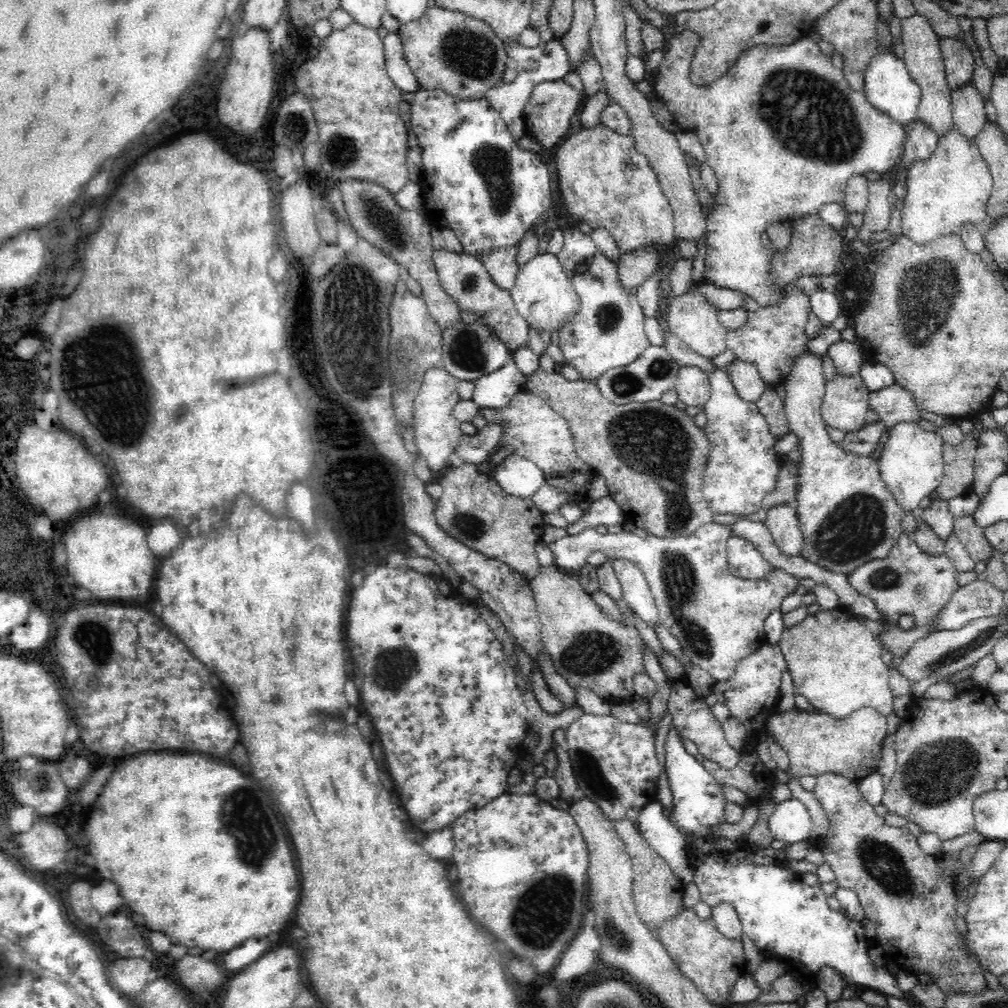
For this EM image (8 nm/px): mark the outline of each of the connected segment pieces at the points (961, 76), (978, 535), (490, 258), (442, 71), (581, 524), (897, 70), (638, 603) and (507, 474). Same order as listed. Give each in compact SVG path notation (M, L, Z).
M952 36L952 38L938 38L938 44L942 48L944 62L946 62L948 86L952 90L958 90L970 84L974 72L974 58L966 42L962 38Z
M956 518L956 524L954 524L954 536L966 546L966 550L970 552L970 558L974 562L980 562L980 560L990 560L994 558L998 552L992 548L990 540L986 538L986 528L980 528L972 518Z
M510 246L510 248L500 248L480 256L484 268L490 272L494 284L500 286L500 290L512 290L516 284L516 276L520 268L516 264L516 252L518 252L518 246Z
M434 6L416 22L400 26L398 36L402 40L404 58L420 82L420 90L442 88L460 100L482 100L490 88L504 82L504 70L510 60L506 44L496 36L492 26L470 18L466 12Z
M604 496L596 502L590 504L590 508L586 510L586 514L576 522L576 526L568 524L568 536L576 536L582 530L586 530L586 526L590 528L598 528L598 526L616 526L616 524L624 524L626 516L622 512L622 508L614 502L612 496Z
M878 50L866 70L864 76L864 90L866 100L878 108L880 112L892 116L892 120L904 124L904 126L912 126L918 120L918 108L920 108L920 100L922 100L922 88L920 84L916 84L916 80L912 80L912 74L908 70L908 64L904 62L904 58L892 50Z
M612 558L610 562L612 562L612 568L618 574L618 580L622 582L624 600L628 602L628 606L650 628L656 628L656 624L660 622L658 606L656 606L656 598L650 590L650 584L648 584L644 572L634 562L624 560L624 558Z
M520 454L506 456L494 472L500 488L518 498L532 498L534 492L546 482L544 470Z

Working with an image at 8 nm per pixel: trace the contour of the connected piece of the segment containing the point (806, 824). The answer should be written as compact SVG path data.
M790 798L782 804L776 804L774 814L770 816L770 832L774 840L796 844L806 842L812 830L812 816L804 802Z

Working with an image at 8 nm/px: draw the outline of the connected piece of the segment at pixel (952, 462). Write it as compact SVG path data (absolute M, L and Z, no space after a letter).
M966 436L962 446L942 446L944 452L944 478L936 488L938 500L952 500L956 496L968 496L972 492L972 482L976 474L978 440Z

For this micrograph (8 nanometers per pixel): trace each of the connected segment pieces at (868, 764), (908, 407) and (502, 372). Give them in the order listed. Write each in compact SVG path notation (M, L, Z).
M790 708L786 712L774 712L764 732L772 734L772 738L782 744L788 752L790 764L788 770L774 770L776 784L786 784L790 778L804 778L804 776L826 776L828 772L846 776L854 782L866 778L870 772L878 768L886 732L888 732L888 716L882 716L874 708L858 708L852 716L834 718L830 714L810 714L806 710Z
M892 384L880 392L870 394L870 410L874 410L886 428L894 428L900 422L918 424L922 420L920 406L914 404L910 392L900 388L900 384Z
M510 354L508 358L510 360L506 362L506 366L474 382L476 390L472 402L478 408L492 408L492 410L508 408L508 404L516 394L528 390L528 378L516 368L514 356Z

